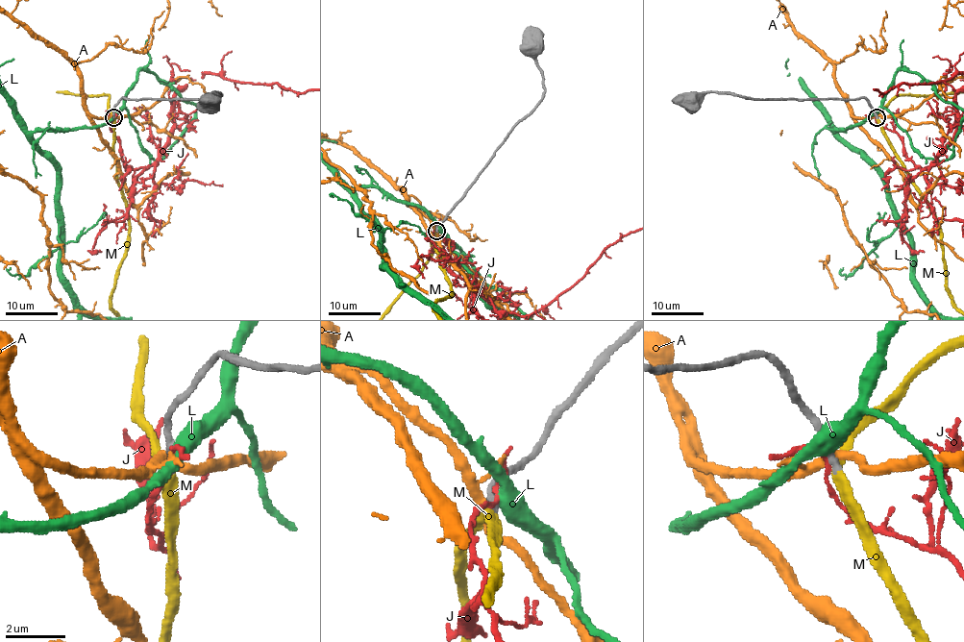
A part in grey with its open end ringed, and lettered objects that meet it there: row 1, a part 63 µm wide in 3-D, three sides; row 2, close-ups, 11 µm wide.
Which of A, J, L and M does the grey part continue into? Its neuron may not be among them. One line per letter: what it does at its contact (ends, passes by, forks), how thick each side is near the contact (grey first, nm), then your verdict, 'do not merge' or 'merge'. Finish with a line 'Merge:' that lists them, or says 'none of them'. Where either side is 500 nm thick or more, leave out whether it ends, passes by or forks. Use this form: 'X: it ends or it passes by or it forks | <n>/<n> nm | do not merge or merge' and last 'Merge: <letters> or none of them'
A: it passes by | 320/320 nm | do not merge
J: it passes by | 320/100 nm | do not merge
L: it passes by | 340/480 nm | do not merge
M: it passes by | 280/320 nm | merge
Merge: M

